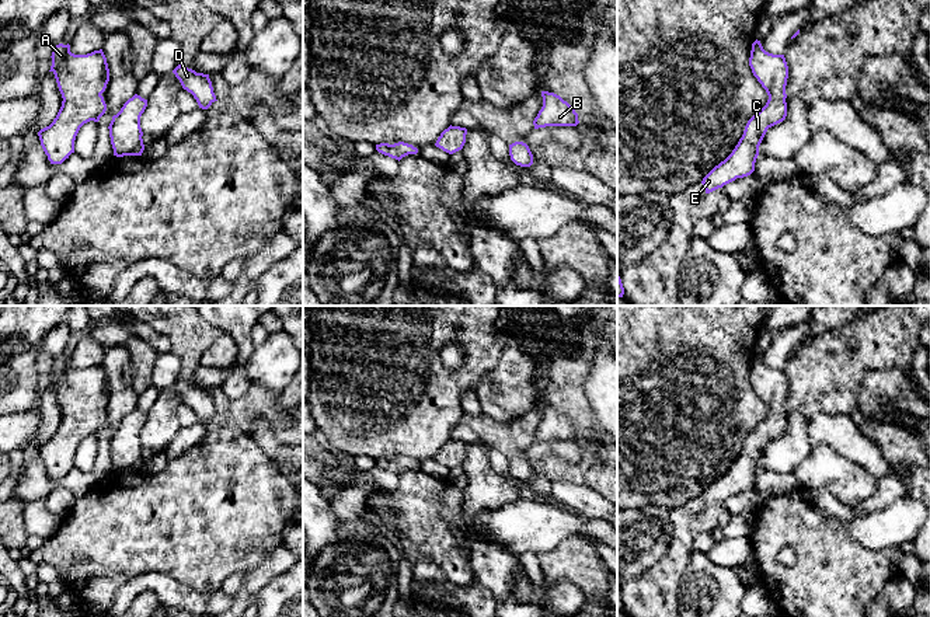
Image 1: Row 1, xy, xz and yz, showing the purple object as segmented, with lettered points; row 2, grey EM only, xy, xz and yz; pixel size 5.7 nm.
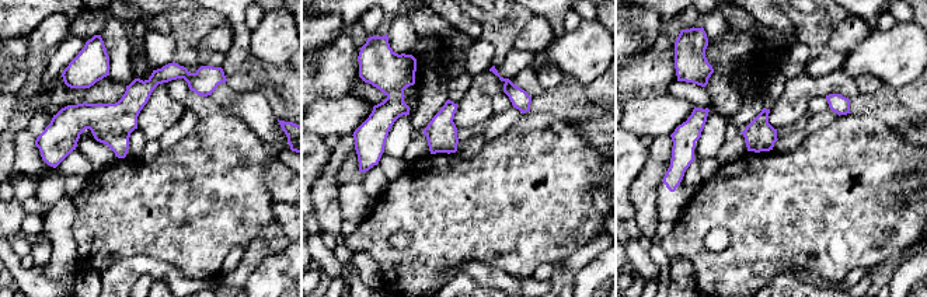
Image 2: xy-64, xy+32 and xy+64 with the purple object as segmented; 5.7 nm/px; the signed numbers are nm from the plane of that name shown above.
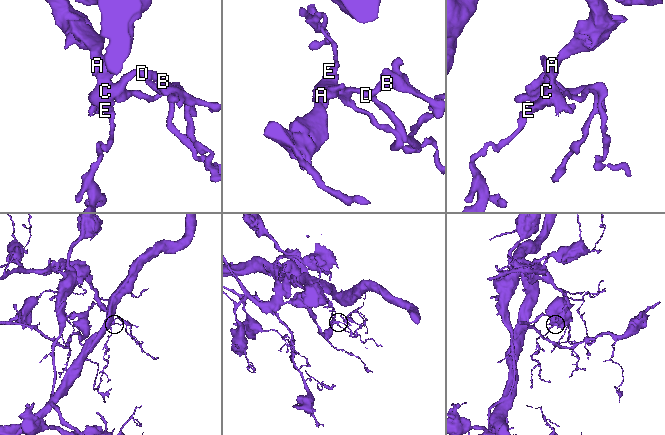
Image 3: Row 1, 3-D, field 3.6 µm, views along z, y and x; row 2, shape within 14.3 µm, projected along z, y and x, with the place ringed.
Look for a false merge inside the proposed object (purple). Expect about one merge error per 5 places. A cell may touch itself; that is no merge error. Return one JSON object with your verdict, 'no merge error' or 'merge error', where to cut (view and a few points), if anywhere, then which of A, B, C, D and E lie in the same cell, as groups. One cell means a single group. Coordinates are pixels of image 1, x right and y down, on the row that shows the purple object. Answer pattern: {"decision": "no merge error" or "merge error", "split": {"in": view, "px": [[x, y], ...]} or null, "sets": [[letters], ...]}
{"decision": "no merge error", "split": null, "sets": [["A", "B", "C", "D", "E"]]}

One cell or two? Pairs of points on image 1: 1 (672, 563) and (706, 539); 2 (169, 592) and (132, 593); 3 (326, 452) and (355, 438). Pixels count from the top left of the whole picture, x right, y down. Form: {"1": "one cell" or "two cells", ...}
{"1": "two cells", "2": "one cell", "3": "two cells"}

